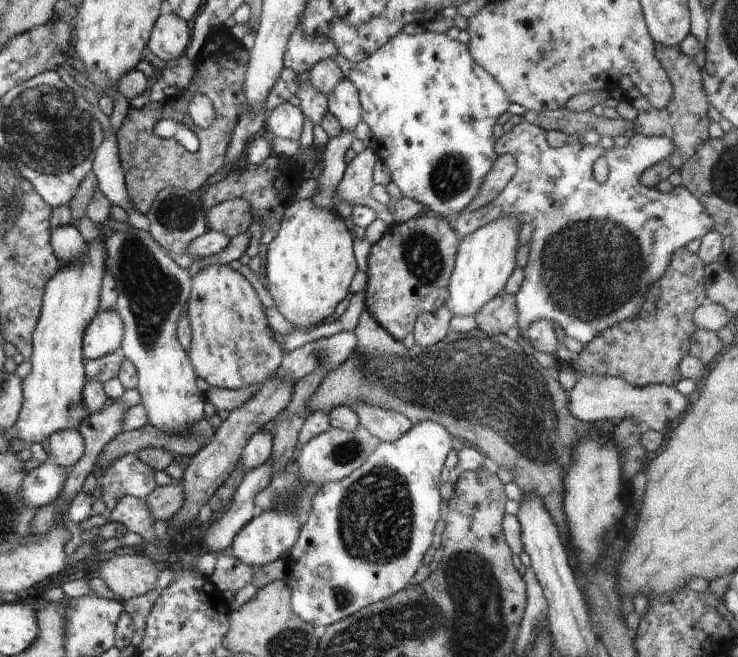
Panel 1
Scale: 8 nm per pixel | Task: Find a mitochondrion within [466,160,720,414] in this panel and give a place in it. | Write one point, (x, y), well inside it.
(591, 268)

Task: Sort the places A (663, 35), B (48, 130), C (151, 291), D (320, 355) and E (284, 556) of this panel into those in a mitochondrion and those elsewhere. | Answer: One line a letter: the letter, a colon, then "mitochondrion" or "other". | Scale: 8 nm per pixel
A: other
B: mitochondrion
C: mitochondrion
D: mitochondrion
E: other

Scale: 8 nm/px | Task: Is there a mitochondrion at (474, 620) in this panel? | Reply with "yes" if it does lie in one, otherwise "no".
yes

